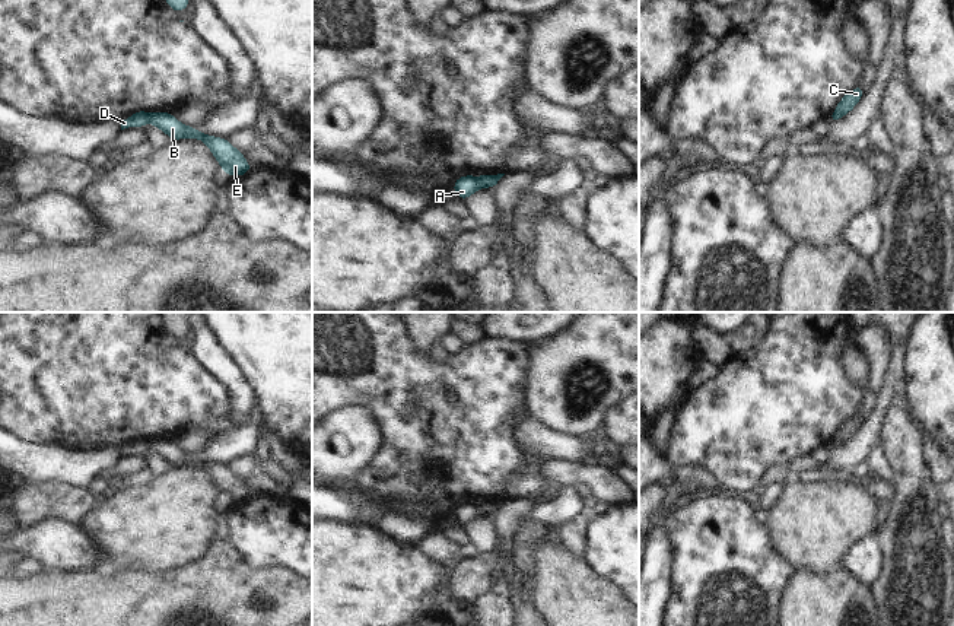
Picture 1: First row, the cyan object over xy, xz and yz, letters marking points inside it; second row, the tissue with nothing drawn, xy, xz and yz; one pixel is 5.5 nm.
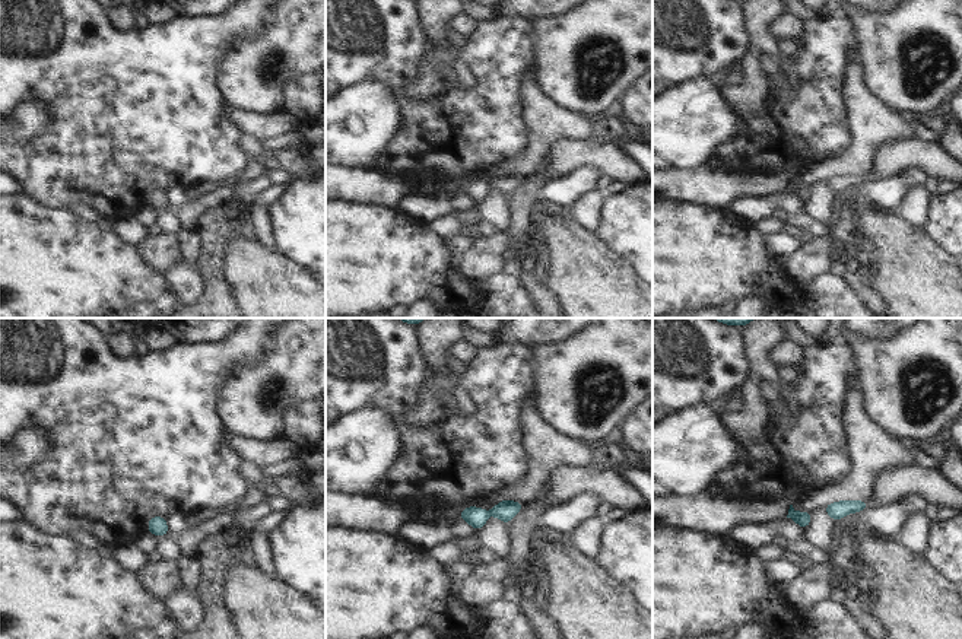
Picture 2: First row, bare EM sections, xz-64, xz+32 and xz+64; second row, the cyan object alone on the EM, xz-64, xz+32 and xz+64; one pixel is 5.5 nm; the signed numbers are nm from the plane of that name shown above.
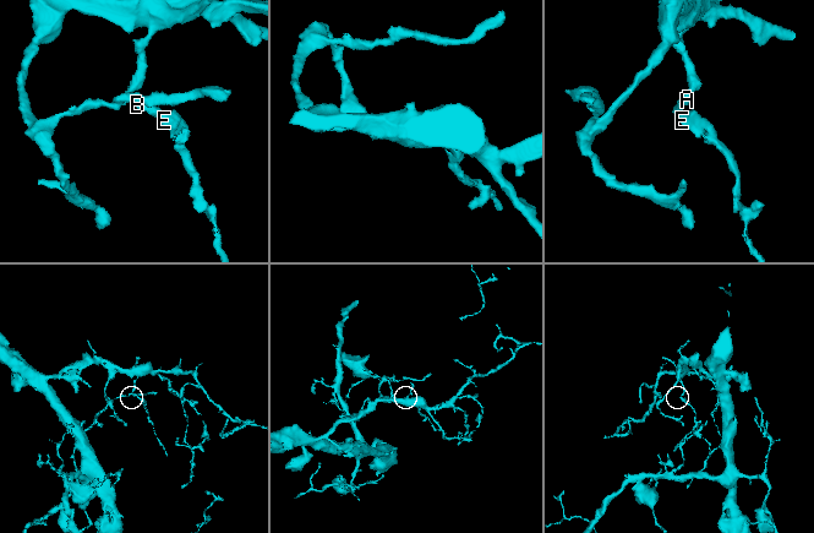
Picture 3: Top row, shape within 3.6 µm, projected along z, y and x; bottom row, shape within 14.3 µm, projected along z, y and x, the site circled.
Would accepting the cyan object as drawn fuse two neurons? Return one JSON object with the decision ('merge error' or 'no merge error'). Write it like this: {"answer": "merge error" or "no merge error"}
{"answer": "merge error"}

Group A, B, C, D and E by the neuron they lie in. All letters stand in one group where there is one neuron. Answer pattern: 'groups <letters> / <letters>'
groups A C D / B E

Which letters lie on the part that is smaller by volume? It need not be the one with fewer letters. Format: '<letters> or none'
B, E

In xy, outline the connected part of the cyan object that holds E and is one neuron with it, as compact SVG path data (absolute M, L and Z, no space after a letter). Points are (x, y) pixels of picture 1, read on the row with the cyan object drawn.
M150 114L149 121L165 131L172 140L198 139L204 142L228 175L241 177L254 168L245 161L242 152L238 152L228 139L207 136L194 127L182 125L172 114Z

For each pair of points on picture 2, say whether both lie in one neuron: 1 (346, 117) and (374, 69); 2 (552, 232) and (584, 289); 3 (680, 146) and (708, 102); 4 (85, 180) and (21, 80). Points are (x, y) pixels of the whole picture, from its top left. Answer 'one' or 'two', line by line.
1: two
2: one
3: one
4: one

